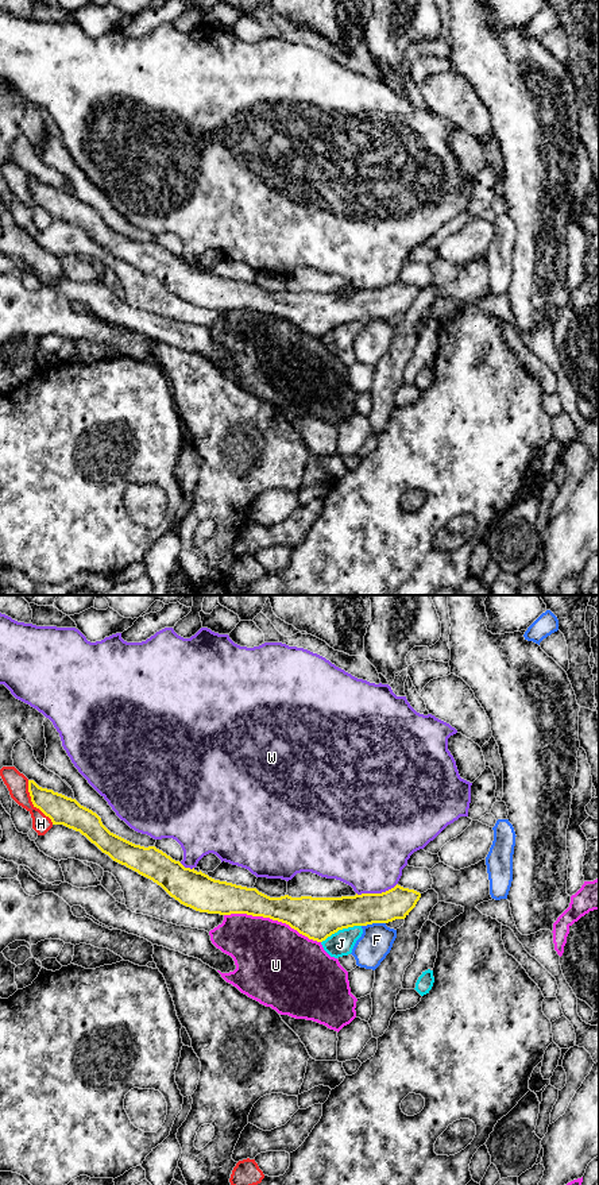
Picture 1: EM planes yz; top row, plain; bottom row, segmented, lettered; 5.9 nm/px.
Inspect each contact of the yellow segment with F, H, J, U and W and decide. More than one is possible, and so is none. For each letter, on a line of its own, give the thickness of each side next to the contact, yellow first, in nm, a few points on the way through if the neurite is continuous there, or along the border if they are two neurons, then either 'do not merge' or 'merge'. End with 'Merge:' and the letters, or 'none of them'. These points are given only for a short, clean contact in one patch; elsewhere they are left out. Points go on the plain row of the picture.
F: 200 nm thick on the yellow side, 190 nm on the other; do not merge
H: 170 nm thick on the yellow side, 130 nm on the other; do not merge
J: 260 nm thick on the yellow side, 150 nm on the other; border along yz (360, 320), (339, 324), (321, 338); do not merge
U: 240 nm thick on the yellow side, 460 nm on the other; do not merge
W: 190 nm thick on the yellow side, 440 nm on the other; do not merge
Merge: none of them

